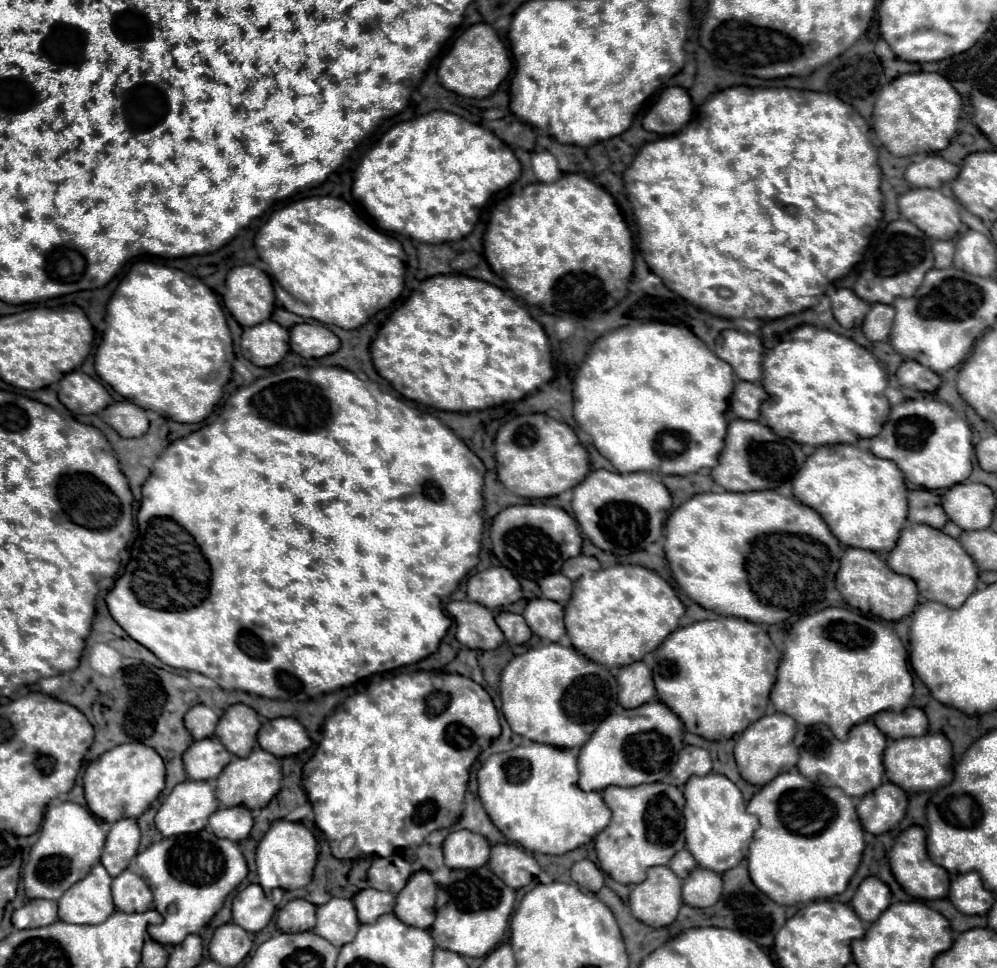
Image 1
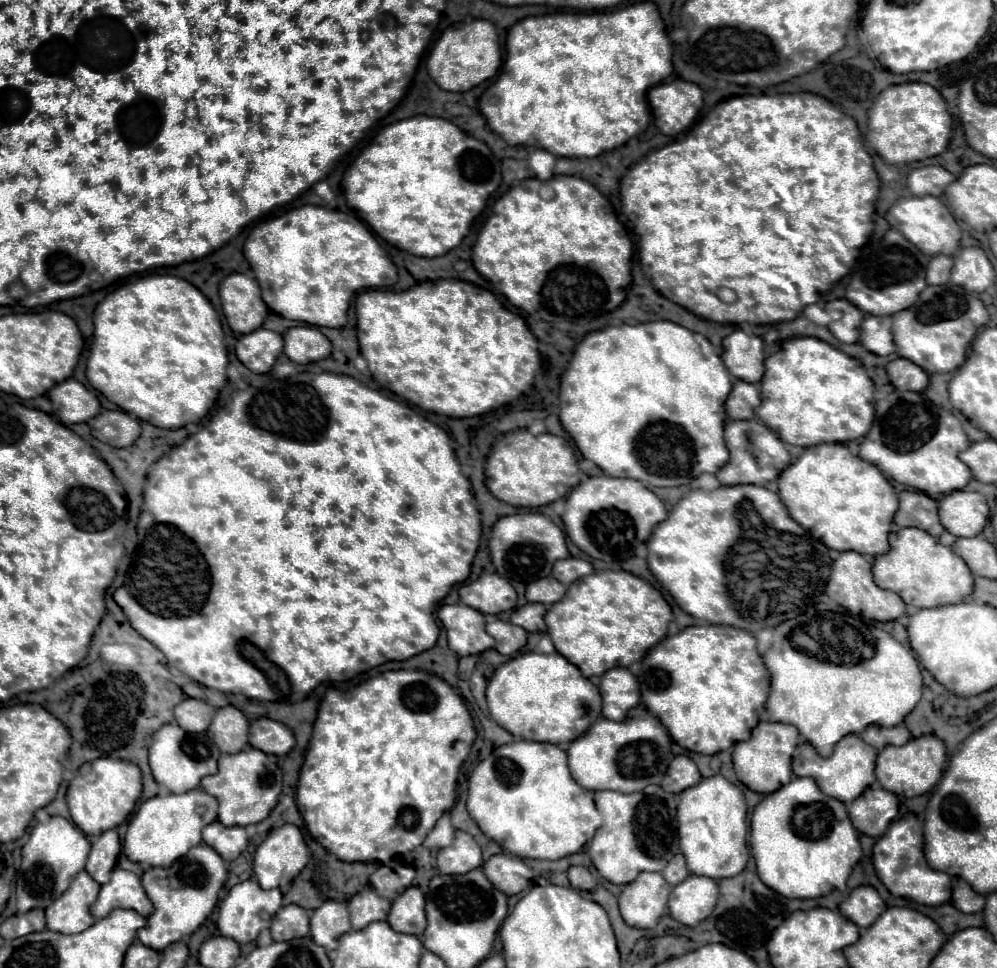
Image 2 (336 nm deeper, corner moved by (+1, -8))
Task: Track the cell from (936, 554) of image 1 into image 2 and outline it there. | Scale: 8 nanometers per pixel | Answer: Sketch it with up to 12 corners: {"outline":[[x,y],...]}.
{"outline":[[919,528],[891,534],[875,582],[915,608],[959,604],[973,574]]}

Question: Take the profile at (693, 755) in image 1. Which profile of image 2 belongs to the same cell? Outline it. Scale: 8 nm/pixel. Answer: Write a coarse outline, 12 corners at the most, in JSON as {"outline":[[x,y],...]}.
{"outline":[[675,756],[661,786],[683,792],[701,782],[689,756]]}

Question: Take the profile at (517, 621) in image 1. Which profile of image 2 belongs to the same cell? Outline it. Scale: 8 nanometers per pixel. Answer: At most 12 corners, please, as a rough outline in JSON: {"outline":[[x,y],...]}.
{"outline":[[495,620],[487,632],[505,656],[527,644],[527,632],[511,622]]}

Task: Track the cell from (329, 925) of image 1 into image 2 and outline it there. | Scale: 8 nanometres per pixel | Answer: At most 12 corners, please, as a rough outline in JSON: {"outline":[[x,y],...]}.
{"outline":[[327,900],[311,916],[311,938],[335,950],[351,930],[345,902]]}

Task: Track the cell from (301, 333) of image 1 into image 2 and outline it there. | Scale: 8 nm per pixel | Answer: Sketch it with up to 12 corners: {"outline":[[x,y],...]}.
{"outline":[[313,326],[285,334],[285,354],[309,364],[331,354],[331,342]]}

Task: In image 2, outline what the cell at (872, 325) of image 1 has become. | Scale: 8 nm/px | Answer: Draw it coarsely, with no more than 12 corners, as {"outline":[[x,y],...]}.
{"outline":[[867,316],[859,342],[873,354],[895,352],[891,318]]}

